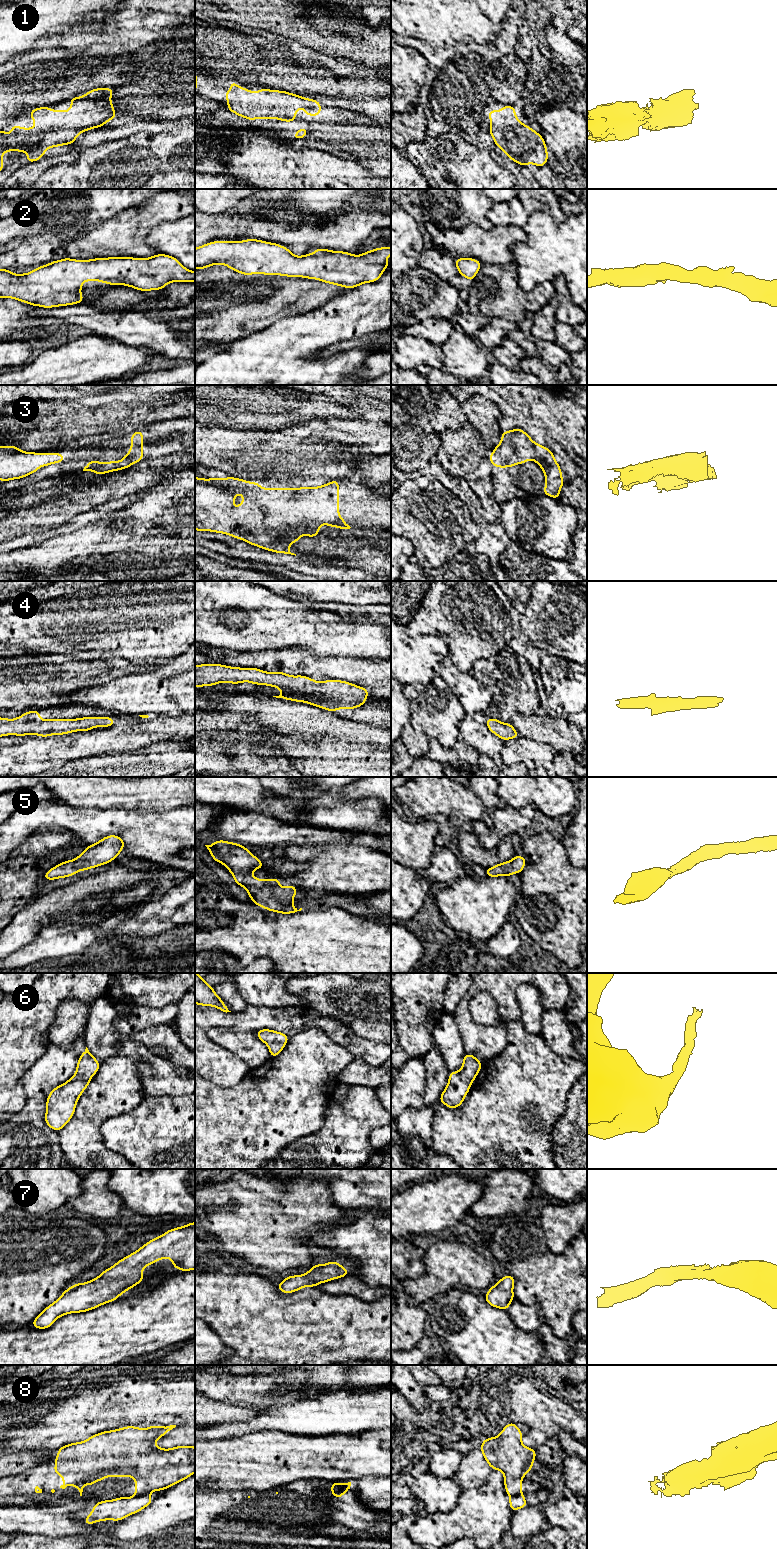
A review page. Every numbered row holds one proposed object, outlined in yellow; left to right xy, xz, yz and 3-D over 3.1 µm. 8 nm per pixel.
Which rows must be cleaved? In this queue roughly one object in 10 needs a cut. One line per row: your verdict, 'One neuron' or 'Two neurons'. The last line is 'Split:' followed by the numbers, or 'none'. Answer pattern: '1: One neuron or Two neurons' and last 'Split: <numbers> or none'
1: One neuron
2: One neuron
3: One neuron
4: One neuron
5: One neuron
6: One neuron
7: One neuron
8: Two neurons
Split: 8

